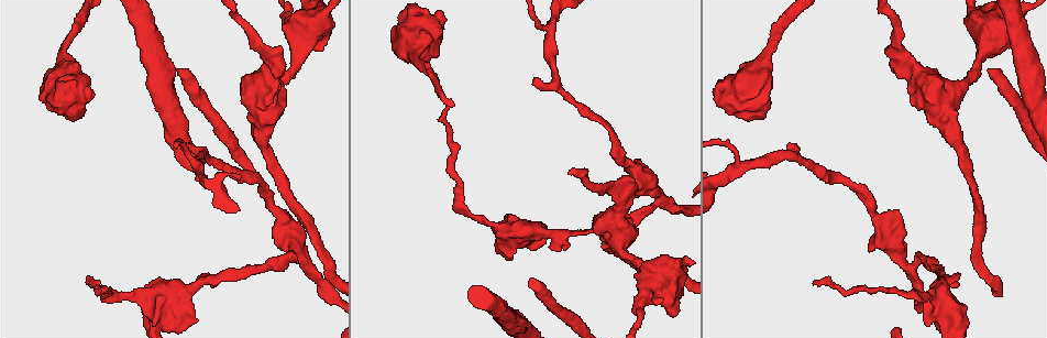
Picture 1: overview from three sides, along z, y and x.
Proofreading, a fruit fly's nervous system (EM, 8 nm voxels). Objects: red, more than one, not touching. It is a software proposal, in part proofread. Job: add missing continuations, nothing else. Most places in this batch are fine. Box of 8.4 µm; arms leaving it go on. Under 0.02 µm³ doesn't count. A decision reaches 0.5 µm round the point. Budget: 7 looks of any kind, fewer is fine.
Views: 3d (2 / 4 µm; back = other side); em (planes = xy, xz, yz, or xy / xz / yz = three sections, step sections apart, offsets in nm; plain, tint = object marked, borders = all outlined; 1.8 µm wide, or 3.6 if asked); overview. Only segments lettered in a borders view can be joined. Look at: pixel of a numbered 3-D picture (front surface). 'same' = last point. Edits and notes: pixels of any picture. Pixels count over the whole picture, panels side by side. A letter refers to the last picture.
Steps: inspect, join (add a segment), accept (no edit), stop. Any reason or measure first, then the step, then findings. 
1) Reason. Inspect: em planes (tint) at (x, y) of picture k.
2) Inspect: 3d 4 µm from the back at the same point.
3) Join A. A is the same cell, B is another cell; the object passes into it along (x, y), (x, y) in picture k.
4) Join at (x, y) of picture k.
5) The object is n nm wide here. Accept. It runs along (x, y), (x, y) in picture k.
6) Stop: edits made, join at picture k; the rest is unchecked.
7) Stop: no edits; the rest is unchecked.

Abrupt turn. Inspect: em 3.6 µm planes (borders) at (622, 245) of picture 1.

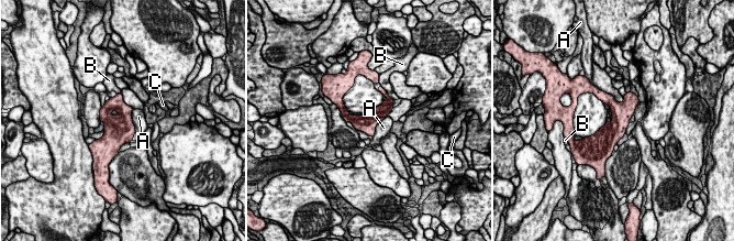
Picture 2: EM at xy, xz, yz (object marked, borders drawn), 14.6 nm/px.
The object is 260 nm wide here. Accept. A, B and C are other cells; a border runs along (132, 109), (132, 122), (136, 132) in picture 2; none of them fits.

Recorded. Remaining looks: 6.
Branch stops here. Inspect: 3d 4 µm at (530, 280) of picture 1.

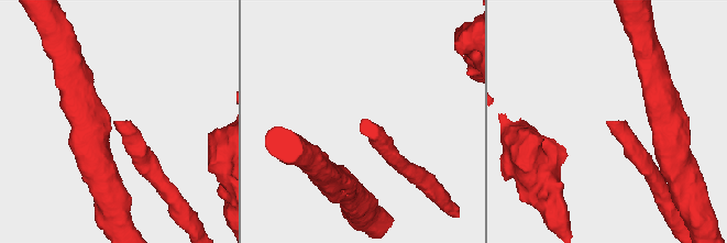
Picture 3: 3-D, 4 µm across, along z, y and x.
Inspect: em planes (tint) at (362, 120) of picture 3.

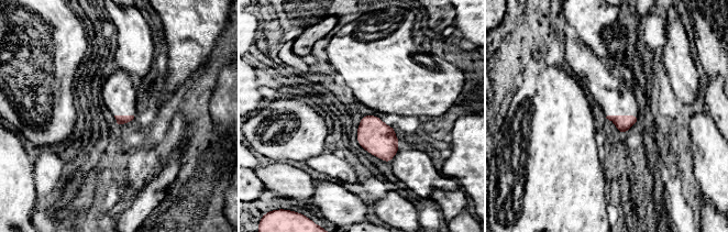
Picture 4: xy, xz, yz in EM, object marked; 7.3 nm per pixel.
What lies round it. Inspect: em planes (borders) at the same point.

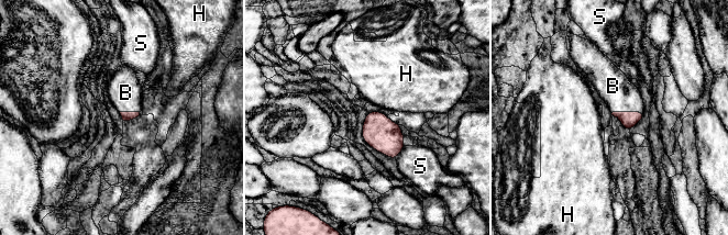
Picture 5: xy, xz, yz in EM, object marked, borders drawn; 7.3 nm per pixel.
Join B. B is the same cell, H and S are other cells; the neuron continues.

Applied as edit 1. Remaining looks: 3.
An open end. Inspect: 3d 4 µm at (441, 11) of picture 1.

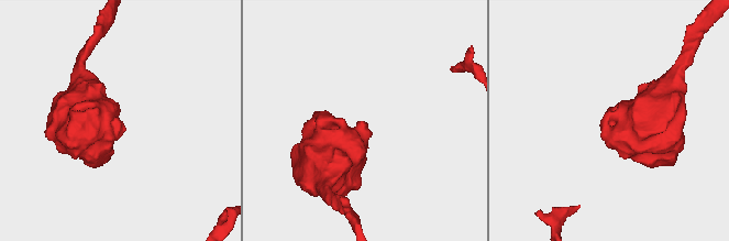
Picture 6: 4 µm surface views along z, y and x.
Inspect: em 3.6 µm planes (borders) at (119, 121) of picture 6.

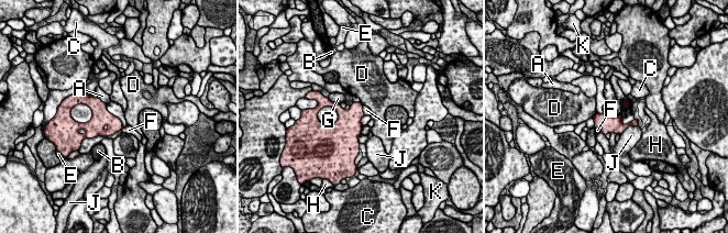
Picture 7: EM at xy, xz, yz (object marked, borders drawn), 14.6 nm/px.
The longest contact is with J, 320 nm. Accept. A, B, C, D, E, F, G, H, J and K are other cells; a border runs along (362, 106), (362, 111), (365, 114) in picture 7; none of them fits.

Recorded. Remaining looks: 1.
Stop: edits made, join at picture 5; the rest is unchecked.

